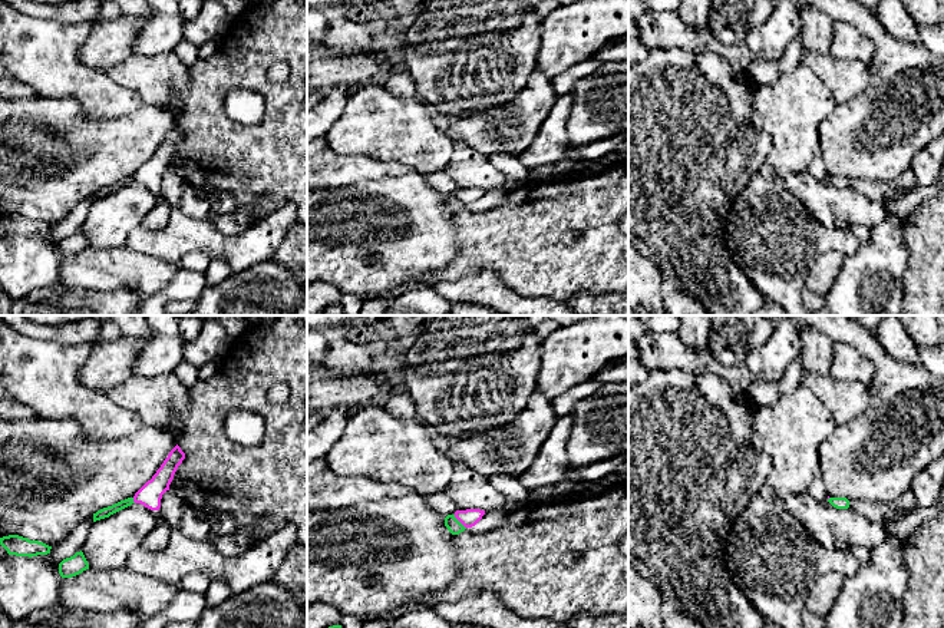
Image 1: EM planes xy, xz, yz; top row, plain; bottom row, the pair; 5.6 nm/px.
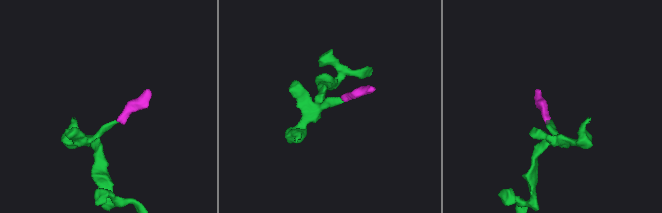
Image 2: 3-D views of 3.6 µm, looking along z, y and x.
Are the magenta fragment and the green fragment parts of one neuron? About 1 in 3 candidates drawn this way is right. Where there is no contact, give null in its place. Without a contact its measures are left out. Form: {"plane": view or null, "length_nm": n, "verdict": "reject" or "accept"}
{"plane": "xz", "length_nm": 100, "verdict": "reject"}

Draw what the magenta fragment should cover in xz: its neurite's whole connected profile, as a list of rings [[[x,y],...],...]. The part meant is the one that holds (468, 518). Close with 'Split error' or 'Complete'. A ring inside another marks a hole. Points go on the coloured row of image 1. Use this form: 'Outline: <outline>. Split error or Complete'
Outline: [[[466,509],[466,510],[456,510],[455,512],[455,518],[465,528],[475,526],[482,519],[483,515],[485,515],[485,510],[481,510],[481,509]]]. Complete

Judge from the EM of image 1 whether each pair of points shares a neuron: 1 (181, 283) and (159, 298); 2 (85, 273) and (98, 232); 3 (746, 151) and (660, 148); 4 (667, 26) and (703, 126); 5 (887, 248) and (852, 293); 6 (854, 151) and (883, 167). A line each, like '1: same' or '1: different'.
1: same
2: different
3: same
4: different
5: same
6: same

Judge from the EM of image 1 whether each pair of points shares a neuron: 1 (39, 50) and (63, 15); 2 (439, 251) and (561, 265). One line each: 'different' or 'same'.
1: different
2: different

